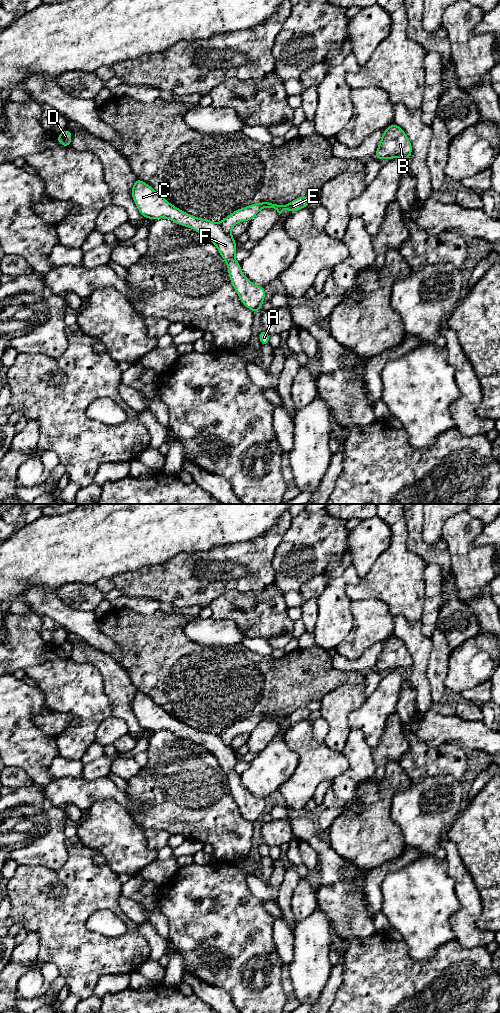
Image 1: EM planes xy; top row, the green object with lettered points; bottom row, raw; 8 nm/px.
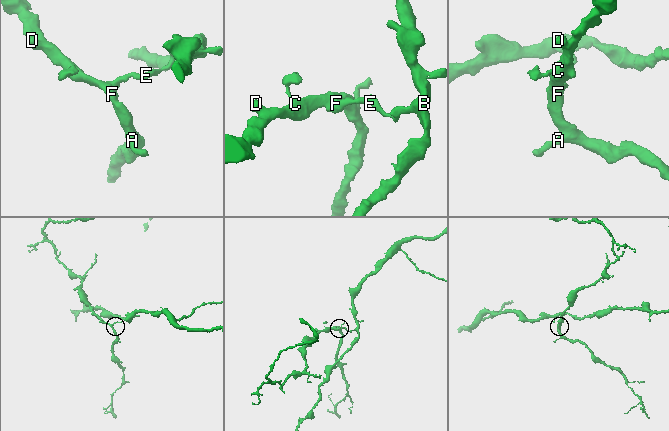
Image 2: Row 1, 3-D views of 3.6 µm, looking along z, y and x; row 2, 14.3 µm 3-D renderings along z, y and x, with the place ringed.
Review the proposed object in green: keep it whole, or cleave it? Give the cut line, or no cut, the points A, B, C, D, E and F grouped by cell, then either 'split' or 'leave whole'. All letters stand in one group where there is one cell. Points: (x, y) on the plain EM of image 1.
cut xy (218, 735), (230, 747); groups A C D F / B E; split

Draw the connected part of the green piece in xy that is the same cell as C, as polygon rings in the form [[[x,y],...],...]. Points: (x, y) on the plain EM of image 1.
[[[136,690],[131,701],[131,709],[144,730],[170,731],[208,750],[217,759],[219,766],[226,774],[230,794],[238,805],[241,815],[256,826],[259,825],[266,807],[265,800],[252,795],[242,786],[241,777],[235,771],[237,763],[235,750],[226,746],[219,735],[185,725],[139,690]]]

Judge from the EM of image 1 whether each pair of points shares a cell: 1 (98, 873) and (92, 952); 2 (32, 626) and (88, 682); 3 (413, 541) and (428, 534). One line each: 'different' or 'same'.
1: same
2: same
3: different

